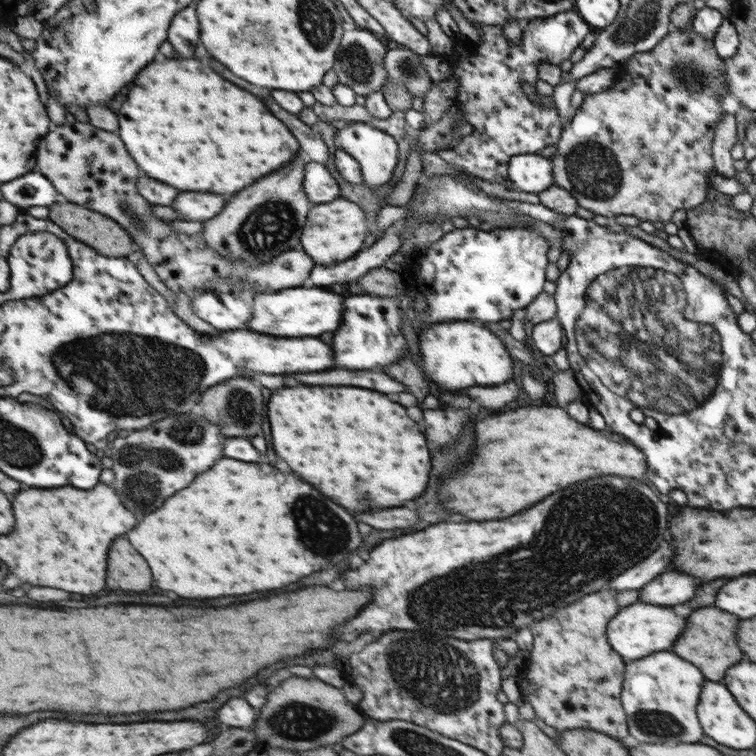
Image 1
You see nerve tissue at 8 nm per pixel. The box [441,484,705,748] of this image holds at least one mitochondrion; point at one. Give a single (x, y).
(647, 721)

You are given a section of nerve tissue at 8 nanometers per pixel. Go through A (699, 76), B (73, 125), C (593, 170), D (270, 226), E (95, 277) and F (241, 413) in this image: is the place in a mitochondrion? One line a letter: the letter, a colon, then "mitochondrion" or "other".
A: mitochondrion
B: other
C: mitochondrion
D: mitochondrion
E: other
F: mitochondrion

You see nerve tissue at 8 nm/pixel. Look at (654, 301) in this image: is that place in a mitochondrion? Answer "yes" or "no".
yes

